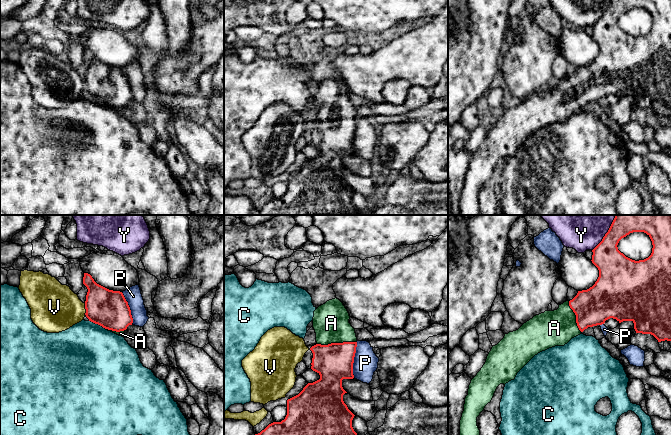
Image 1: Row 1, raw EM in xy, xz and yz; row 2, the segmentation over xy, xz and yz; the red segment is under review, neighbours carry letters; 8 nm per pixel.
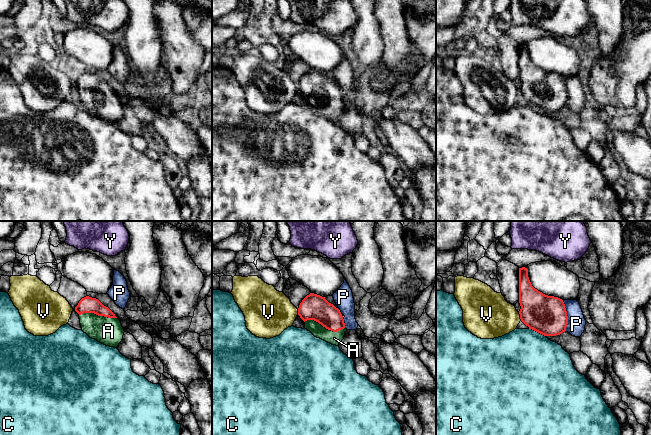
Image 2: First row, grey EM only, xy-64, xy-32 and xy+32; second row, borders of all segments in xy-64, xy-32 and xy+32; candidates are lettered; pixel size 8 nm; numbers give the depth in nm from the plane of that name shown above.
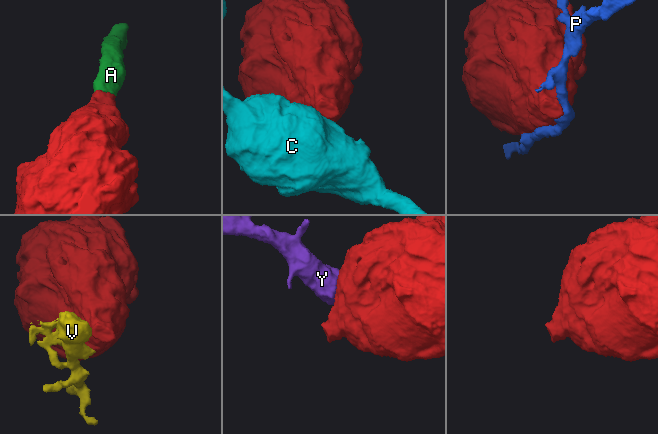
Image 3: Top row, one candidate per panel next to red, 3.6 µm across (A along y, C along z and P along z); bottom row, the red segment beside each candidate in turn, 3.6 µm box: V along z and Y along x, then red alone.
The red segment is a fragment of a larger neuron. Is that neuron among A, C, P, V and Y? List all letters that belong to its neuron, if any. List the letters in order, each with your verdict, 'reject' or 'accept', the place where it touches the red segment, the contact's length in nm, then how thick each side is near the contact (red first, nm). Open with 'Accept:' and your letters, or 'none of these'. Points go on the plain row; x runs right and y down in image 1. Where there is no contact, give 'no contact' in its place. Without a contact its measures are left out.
Accept: A
A: accept | xz (336, 119) | 320 nm | 300/280 nm
C: reject | xy (97, 99) | 150 nm | 300/480 nm
P: reject | xz (353, 136) | 280 nm | 300/190 nm
V: reject | xy (85, 84) | 100 nm | 300/380 nm
Y: reject | yz (603, 13) | 260 nm | 240/220 nm

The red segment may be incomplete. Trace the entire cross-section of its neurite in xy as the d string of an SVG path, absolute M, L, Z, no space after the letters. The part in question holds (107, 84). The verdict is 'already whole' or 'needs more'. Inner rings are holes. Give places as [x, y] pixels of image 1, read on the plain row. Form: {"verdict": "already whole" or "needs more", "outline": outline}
{"verdict": "needs more", "outline": "M84 49L83 60L88 65L85 77L86 93L106 106L122 112L133 99L131 86L123 69L97 60L88 49Z"}

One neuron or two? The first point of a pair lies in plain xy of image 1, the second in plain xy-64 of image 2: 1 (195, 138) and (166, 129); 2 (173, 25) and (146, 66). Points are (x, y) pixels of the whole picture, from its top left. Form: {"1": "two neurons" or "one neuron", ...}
{"1": "one neuron", "2": "two neurons"}

